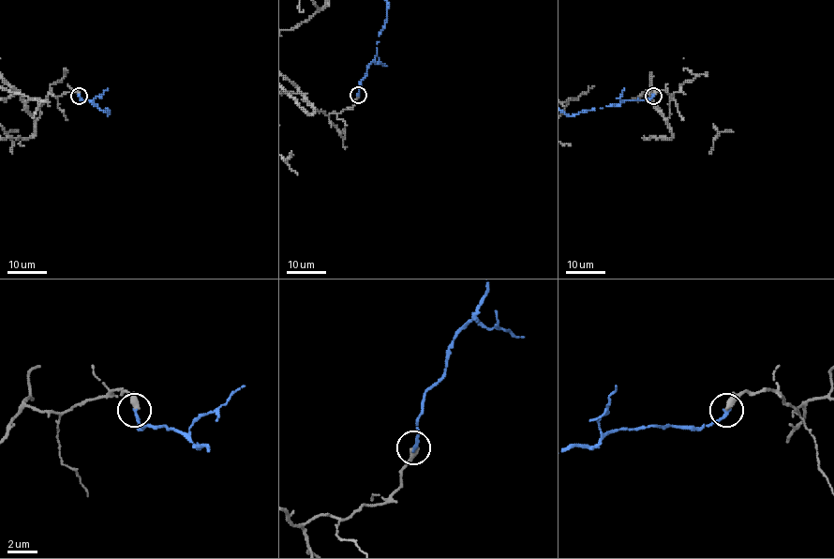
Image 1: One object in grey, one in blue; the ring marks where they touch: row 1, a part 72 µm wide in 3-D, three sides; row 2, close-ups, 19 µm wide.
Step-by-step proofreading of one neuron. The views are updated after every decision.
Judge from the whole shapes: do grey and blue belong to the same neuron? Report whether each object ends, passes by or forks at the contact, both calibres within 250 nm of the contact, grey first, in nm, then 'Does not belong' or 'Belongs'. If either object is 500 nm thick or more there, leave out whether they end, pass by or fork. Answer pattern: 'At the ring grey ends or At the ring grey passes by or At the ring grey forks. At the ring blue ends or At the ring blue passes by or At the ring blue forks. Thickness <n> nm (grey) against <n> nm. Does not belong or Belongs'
At the ring grey ends. At the ring blue ends. Thickness 440 nm (grey) against 240 nm. Does not belong

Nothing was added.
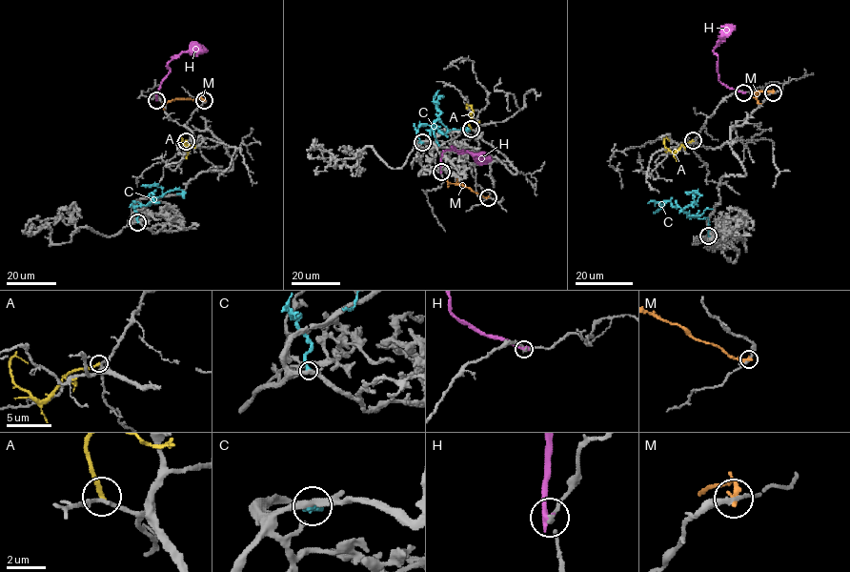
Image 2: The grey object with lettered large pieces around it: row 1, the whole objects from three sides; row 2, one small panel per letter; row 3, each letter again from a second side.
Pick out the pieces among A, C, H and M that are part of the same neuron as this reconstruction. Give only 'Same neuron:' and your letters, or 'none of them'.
Same neuron: none of them

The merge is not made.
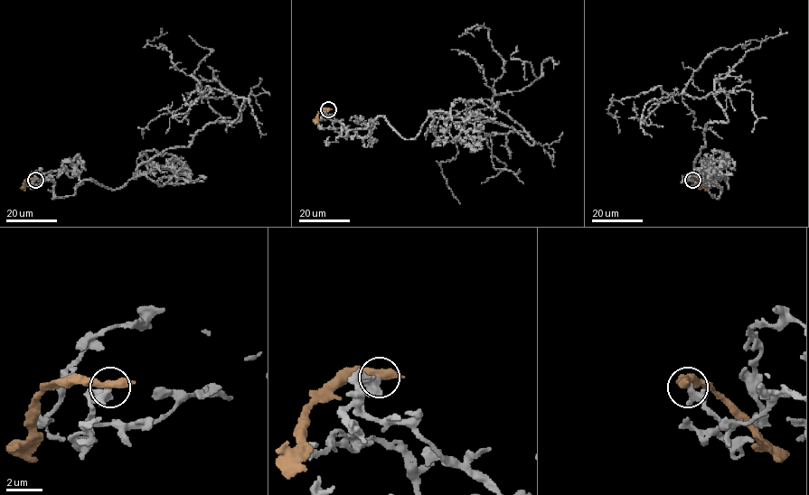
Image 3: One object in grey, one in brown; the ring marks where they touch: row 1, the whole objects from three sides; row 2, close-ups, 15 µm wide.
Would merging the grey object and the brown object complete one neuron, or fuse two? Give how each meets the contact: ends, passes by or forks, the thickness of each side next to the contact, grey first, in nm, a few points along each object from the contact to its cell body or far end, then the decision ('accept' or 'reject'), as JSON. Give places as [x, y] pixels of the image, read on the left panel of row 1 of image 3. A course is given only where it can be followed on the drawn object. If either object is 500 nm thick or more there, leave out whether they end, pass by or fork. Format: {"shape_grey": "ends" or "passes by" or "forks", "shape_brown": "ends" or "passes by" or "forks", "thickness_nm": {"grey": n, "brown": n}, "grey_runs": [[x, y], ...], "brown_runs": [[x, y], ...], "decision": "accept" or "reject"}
{"shape_grey": "ends", "shape_brown": "passes by", "thickness_nm": {"grey": 440, "brown": 420}, "grey_runs": [[34, 179], [54, 198], [119, 189], [240, 118], [149, 45], [167, 32]], "brown_runs": [[34, 179], [27, 179], [22, 189]], "decision": "reject"}

